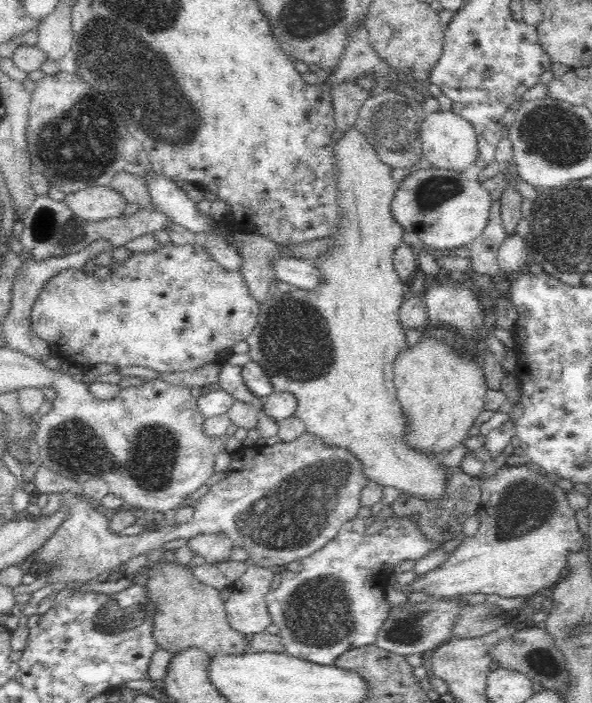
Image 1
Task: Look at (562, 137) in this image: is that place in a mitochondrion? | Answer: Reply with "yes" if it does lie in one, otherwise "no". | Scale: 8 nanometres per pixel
yes

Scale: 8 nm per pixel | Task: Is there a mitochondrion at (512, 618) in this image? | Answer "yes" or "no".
no

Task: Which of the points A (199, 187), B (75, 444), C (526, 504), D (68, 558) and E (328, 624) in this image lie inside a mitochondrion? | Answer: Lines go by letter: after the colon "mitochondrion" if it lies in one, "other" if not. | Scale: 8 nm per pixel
A: other
B: mitochondrion
C: mitochondrion
D: mitochondrion
E: mitochondrion

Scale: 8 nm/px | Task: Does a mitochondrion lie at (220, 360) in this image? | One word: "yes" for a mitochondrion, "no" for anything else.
no

